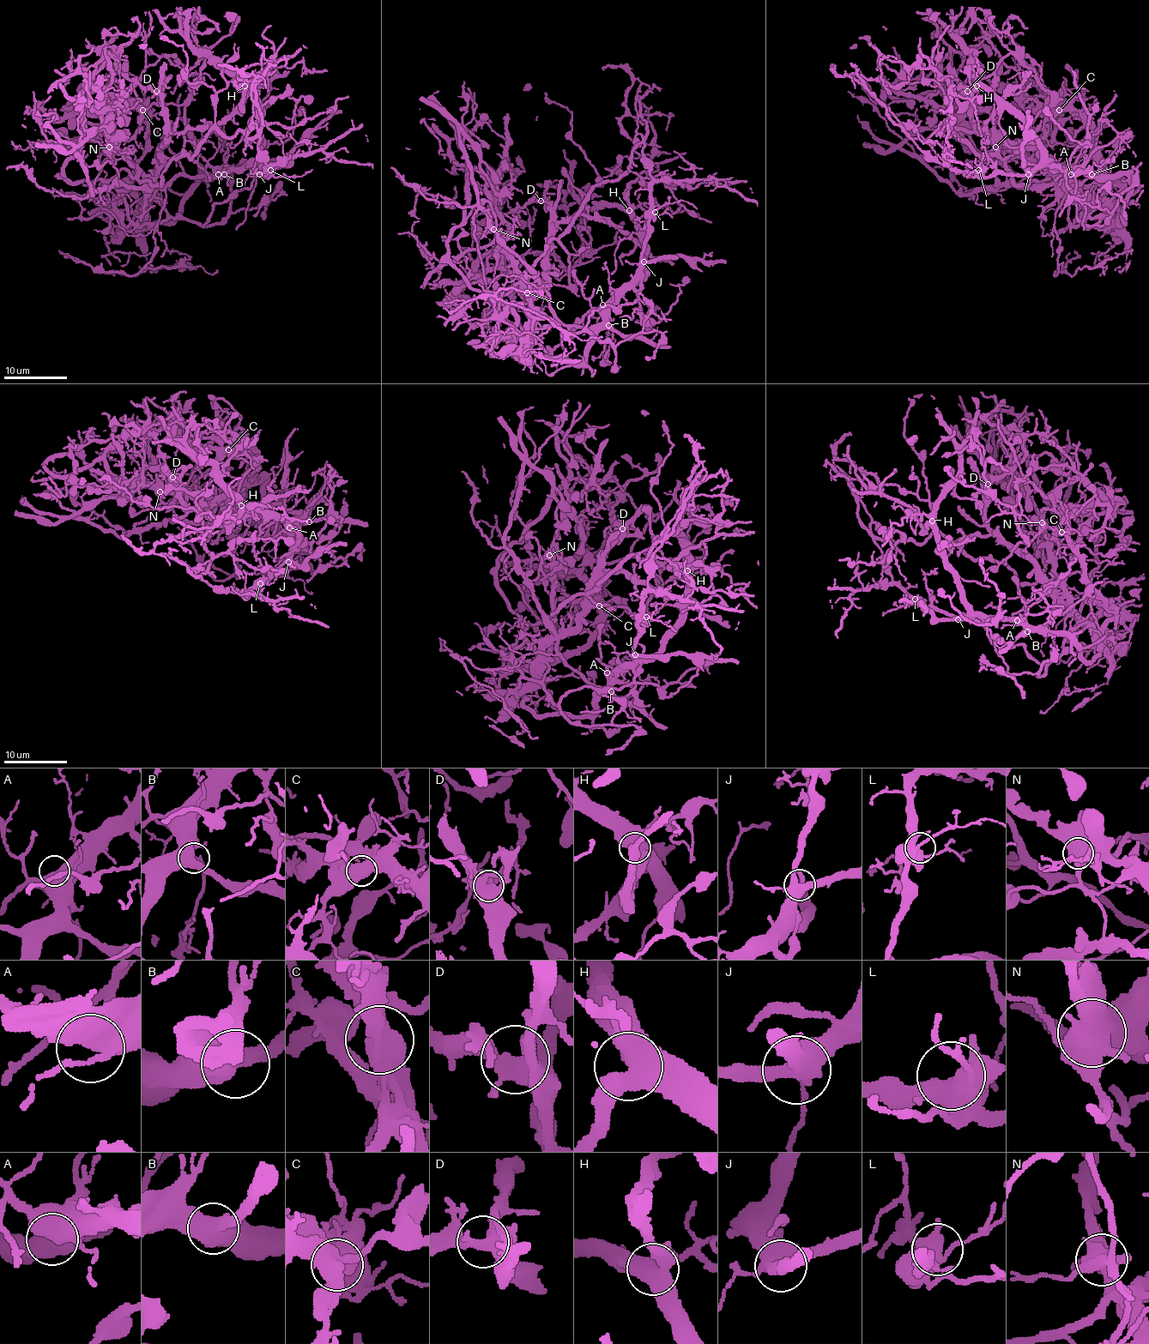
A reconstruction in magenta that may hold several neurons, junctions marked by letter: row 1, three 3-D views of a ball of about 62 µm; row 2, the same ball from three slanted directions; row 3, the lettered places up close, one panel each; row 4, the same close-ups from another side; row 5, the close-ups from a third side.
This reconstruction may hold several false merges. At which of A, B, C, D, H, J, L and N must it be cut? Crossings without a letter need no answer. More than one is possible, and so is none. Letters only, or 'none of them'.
C, N

